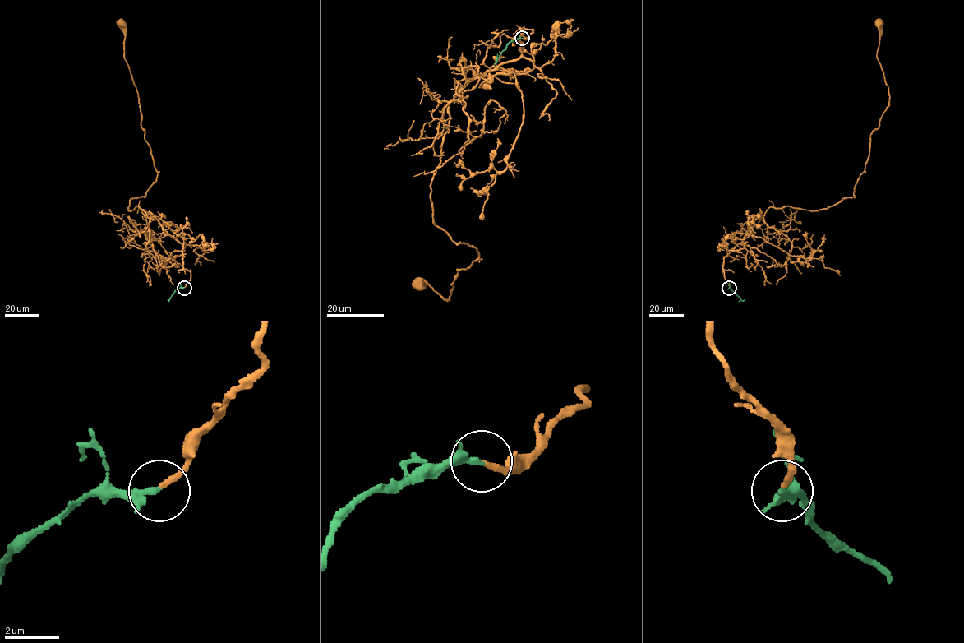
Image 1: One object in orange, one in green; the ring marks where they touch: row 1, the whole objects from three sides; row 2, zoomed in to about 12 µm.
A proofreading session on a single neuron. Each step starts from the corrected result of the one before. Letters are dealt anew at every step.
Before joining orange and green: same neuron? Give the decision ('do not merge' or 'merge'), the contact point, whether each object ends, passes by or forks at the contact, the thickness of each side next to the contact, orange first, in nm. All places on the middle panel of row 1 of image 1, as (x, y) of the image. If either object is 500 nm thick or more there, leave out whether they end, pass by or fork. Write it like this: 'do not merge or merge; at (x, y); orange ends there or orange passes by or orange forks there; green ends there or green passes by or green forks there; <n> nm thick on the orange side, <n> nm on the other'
merge; at (522, 38); orange ends there; green passes by; 190 nm thick on the orange side, 190 nm on the other

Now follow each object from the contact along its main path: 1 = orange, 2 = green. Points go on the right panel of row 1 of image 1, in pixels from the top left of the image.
1: (729, 287), (723, 258), (768, 208), (813, 210), (854, 196), (870, 135), (888, 105), (877, 57), (880, 23)
2: (729, 287), (744, 300)

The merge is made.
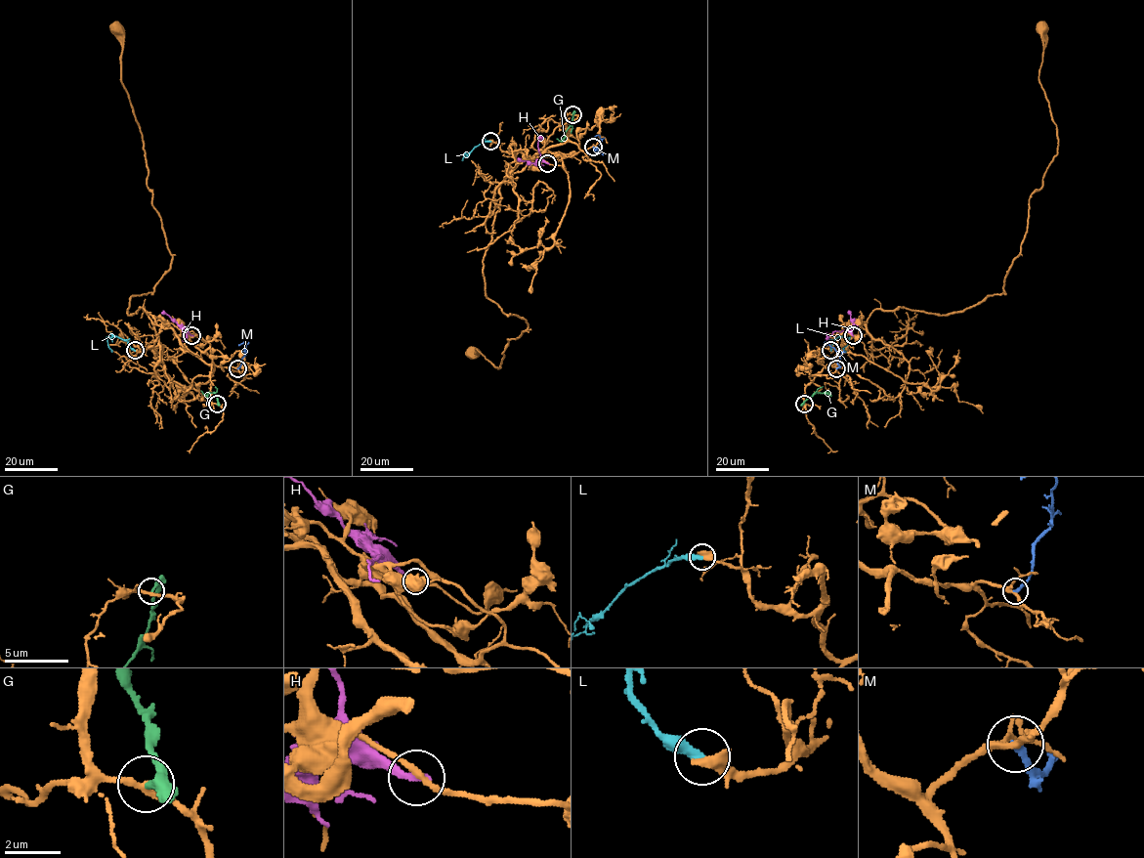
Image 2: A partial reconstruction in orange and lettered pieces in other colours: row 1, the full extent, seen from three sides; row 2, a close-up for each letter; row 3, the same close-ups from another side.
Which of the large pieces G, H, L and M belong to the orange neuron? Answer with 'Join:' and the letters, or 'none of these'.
Join: L

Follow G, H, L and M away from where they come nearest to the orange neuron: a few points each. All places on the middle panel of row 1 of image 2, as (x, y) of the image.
G: (572, 114), (563, 141), (556, 138)
H: (548, 163), (529, 163), (517, 158)
L: (490, 141), (477, 146), (462, 159), (465, 153), (468, 156)
M: (593, 147), (600, 150), (602, 140), (598, 135), (594, 138)

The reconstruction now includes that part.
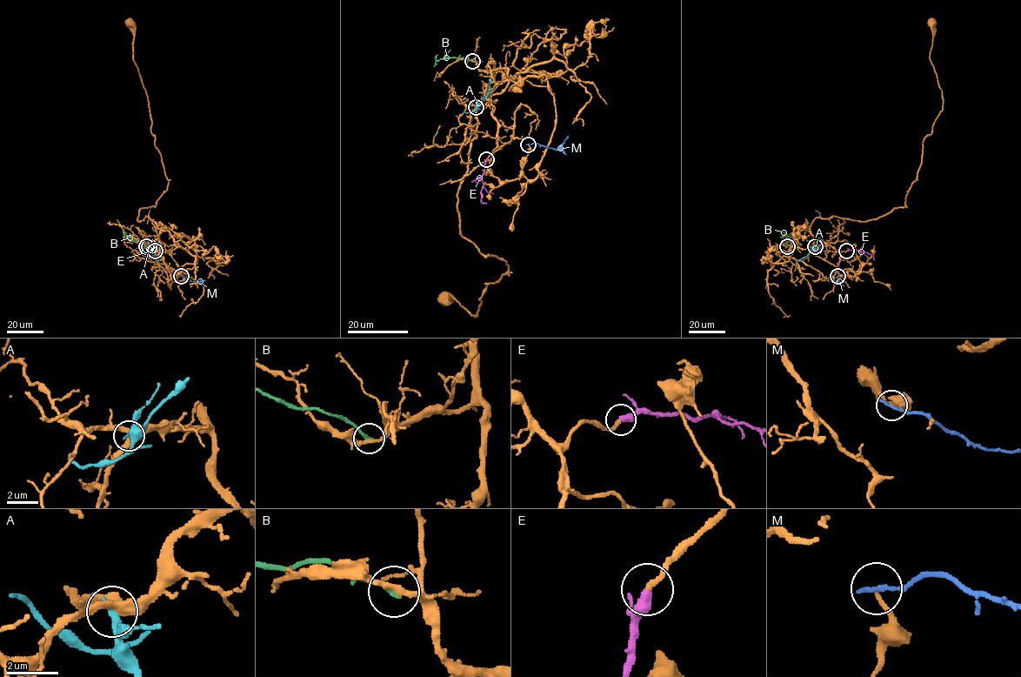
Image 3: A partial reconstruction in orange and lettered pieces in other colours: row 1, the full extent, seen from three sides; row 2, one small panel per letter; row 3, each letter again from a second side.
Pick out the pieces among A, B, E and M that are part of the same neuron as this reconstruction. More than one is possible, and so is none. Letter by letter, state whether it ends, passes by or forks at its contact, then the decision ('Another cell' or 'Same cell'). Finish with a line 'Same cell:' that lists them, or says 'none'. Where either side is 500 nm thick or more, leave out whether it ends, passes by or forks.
A: It ends there. Another cell
B: It ends there. Same cell
E: It ends there. Same cell
M: It ends there. Another cell
Same cell: B, E

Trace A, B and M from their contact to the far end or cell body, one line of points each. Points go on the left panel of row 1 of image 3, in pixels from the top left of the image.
A: (149, 246), (156, 262)
B: (146, 246), (127, 239), (123, 231)
M: (180, 276), (191, 281), (205, 280)

